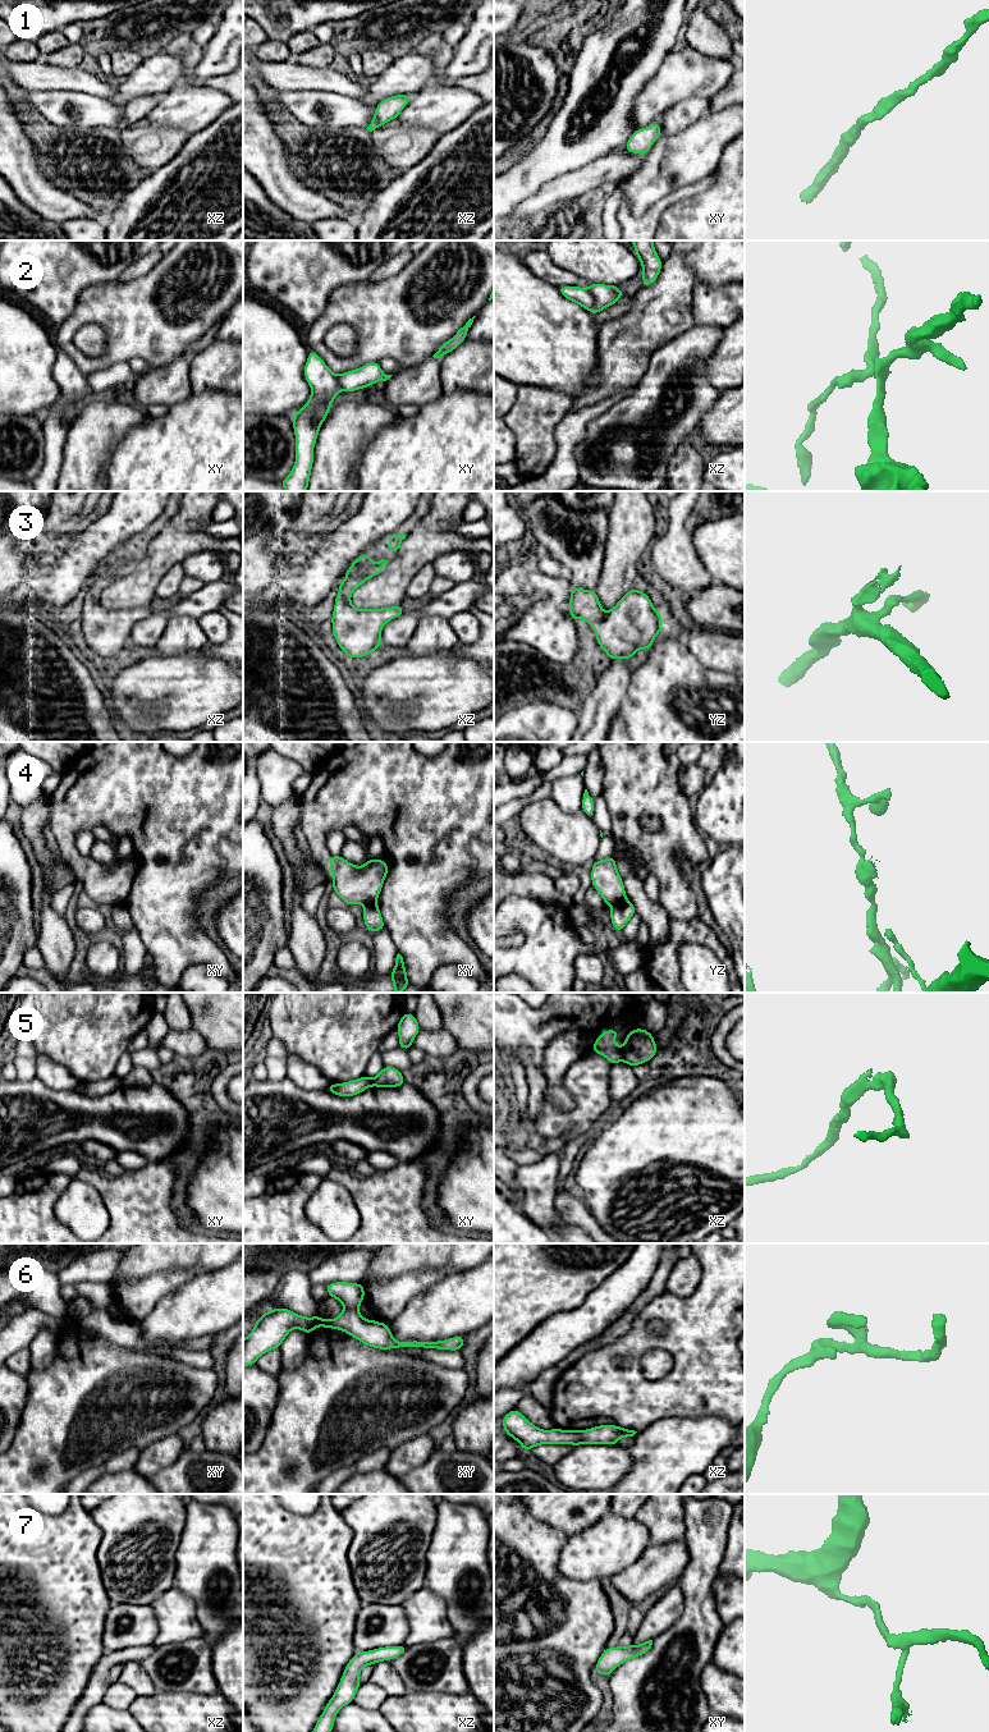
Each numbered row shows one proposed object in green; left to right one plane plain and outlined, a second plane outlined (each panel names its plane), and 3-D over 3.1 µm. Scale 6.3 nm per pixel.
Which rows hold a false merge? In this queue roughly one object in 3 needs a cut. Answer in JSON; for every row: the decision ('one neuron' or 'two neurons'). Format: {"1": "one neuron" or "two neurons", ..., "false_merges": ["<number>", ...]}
{"1": "one neuron", "2": "two neurons", "3": "one neuron", "4": "two neurons", "5": "two neurons", "6": "one neuron", "7": "one neuron", "false_merges": ["2", "4", "5"]}

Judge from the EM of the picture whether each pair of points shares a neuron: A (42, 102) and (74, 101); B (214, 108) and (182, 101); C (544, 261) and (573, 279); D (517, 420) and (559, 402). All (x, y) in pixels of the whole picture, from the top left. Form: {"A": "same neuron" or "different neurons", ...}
{"A": "same neuron", "B": "same neuron", "C": "same neuron", "D": "same neuron"}

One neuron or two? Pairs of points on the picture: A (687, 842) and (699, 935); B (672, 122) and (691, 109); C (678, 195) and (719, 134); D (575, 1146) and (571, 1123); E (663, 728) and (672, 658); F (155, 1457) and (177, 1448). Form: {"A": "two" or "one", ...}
{"A": "two", "B": "one", "C": "two", "D": "two", "E": "one", "F": "one"}

